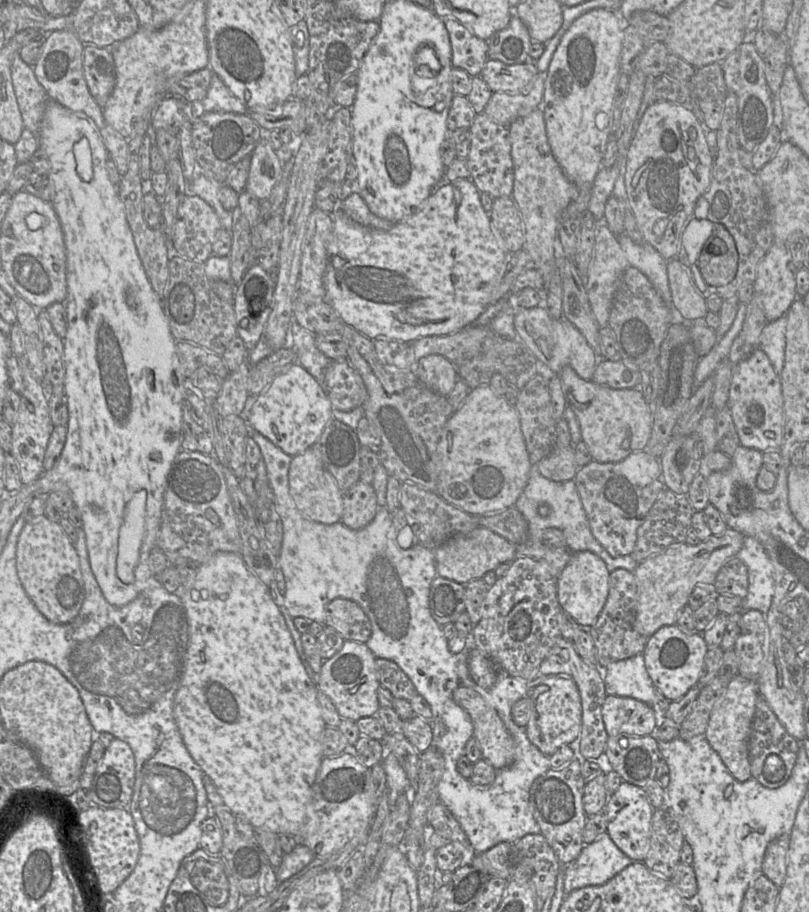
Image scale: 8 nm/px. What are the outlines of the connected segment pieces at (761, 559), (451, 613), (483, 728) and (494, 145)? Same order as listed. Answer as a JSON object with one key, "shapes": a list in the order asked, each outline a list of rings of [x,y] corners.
{"shapes":[[[[744,536],[743,546],[736,554],[748,570],[748,593],[743,610],[758,610],[767,614],[774,594],[773,565],[763,546],[753,537]]],[[[436,575],[430,586],[429,608],[432,617],[439,625],[454,623],[461,613],[466,612],[464,592],[465,585]]],[[[459,685],[452,697],[471,718],[482,758],[496,770],[509,766],[514,760],[515,743],[496,710],[468,687]]],[[[480,113],[475,116],[469,132],[470,150],[467,167],[470,179],[480,192],[487,192],[493,198],[512,197],[514,167],[508,128],[496,123],[485,113]]]]}

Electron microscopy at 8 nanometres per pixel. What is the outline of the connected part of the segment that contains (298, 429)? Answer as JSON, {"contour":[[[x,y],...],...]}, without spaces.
{"contour":[[[295,361],[255,397],[246,421],[251,431],[261,433],[283,452],[295,456],[319,440],[331,419],[333,408],[323,385]]]}

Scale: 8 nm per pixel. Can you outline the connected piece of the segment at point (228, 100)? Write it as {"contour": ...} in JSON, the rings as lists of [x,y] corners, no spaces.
{"contour":[[[215,74],[212,75],[210,86],[205,98],[201,101],[205,112],[231,112],[247,114],[248,108],[242,104]]]}

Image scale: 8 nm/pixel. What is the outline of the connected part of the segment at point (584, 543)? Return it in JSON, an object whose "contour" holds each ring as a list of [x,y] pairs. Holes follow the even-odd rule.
{"contour":[[[532,465],[530,470],[529,480],[527,482],[526,487],[523,492],[517,499],[515,503],[515,508],[518,509],[521,514],[525,517],[528,522],[528,538],[526,542],[520,545],[516,545],[516,555],[517,557],[530,557],[534,560],[541,560],[545,553],[547,552],[547,548],[557,548],[557,547],[546,547],[542,543],[542,534],[543,531],[547,528],[557,528],[562,531],[565,537],[565,547],[568,548],[572,553],[579,551],[590,551],[600,557],[604,563],[606,564],[607,570],[611,573],[616,569],[622,568],[631,572],[634,572],[638,563],[630,556],[620,556],[620,557],[612,557],[608,554],[608,552],[598,543],[598,541],[594,538],[590,525],[588,522],[588,518],[584,511],[578,490],[576,488],[576,484],[574,479],[563,481],[563,482],[555,482],[543,477],[537,468],[537,465]],[[540,505],[548,505],[550,508],[550,513],[546,517],[541,517],[538,514],[538,507]]]}

